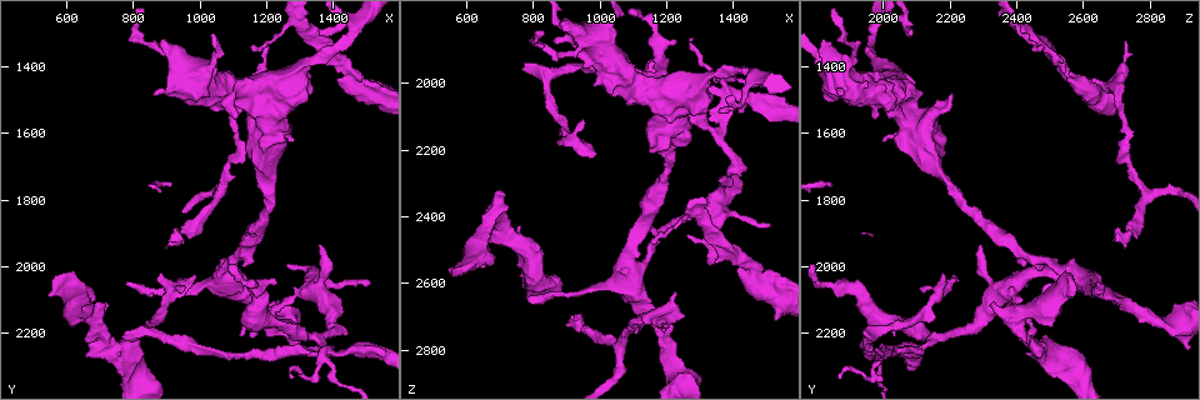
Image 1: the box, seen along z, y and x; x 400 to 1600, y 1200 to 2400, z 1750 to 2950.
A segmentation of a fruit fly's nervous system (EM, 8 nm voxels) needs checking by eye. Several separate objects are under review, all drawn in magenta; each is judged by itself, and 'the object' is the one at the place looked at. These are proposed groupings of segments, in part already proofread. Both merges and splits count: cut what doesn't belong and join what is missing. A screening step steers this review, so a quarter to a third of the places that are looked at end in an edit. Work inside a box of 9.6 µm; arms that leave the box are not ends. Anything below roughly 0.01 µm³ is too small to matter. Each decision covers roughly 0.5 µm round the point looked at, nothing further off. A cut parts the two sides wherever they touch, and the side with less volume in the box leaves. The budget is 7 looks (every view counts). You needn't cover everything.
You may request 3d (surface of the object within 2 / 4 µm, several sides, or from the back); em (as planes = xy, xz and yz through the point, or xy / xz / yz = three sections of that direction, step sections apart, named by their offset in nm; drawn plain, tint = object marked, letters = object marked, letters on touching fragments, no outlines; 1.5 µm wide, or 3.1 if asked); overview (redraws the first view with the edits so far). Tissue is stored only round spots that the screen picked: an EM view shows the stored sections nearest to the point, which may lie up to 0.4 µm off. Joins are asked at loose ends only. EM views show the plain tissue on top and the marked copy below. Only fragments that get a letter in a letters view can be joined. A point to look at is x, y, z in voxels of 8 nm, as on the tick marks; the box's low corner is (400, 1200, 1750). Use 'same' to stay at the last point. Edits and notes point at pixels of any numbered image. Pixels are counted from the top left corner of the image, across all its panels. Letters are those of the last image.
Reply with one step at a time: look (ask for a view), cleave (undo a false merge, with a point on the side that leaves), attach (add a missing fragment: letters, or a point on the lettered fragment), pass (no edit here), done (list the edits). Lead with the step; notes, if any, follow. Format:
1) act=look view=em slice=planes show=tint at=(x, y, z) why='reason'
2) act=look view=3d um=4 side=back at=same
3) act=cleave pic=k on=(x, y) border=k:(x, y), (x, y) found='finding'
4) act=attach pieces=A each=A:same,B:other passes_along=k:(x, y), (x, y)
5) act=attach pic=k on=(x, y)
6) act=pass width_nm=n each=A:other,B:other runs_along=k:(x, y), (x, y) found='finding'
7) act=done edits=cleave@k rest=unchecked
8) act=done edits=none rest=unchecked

act=look view=em slice=planes show=tint at=(1510, 2050, 2440) why='branch stops here'

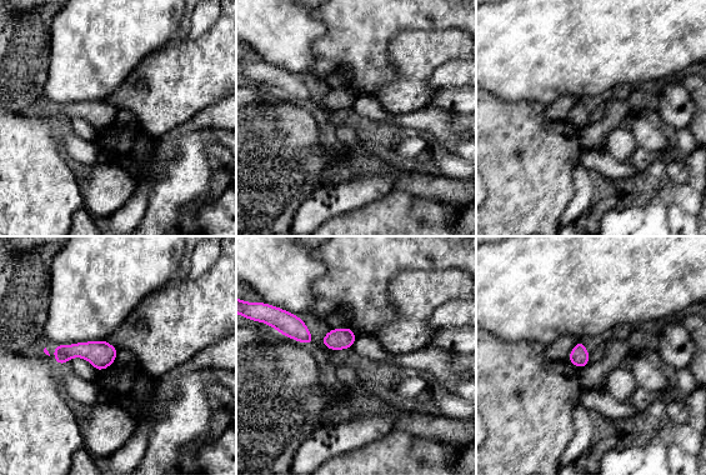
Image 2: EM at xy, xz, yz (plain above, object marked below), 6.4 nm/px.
act=look view=em slice=planes show=letters at=same why='see the neighbours'

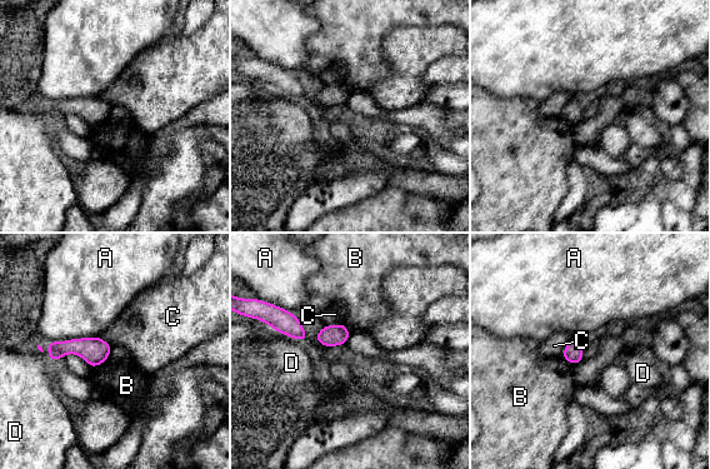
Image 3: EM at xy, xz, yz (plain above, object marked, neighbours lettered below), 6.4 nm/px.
act=pass width_nm=120 each=A:other,B:other,C:other,D:other border=3:(343, 323), (325, 325) found='none of them fits'

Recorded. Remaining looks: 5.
act=look view=em slice=planes show=letters at=(1230, 2170, 2880) why='sudden change in width'

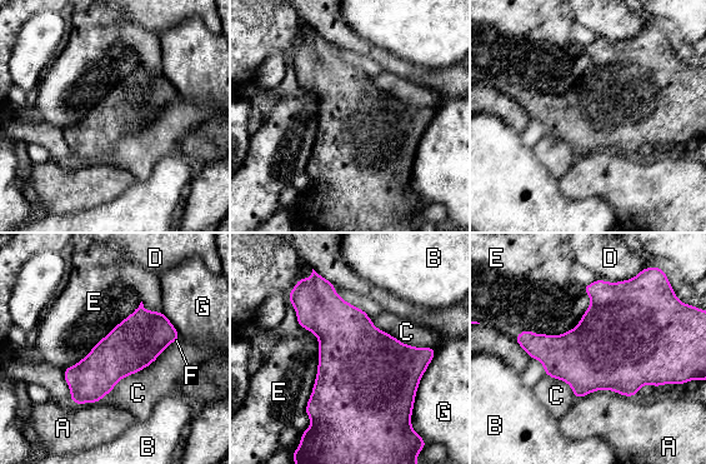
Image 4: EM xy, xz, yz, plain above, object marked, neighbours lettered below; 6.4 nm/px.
act=pass width_nm=320 each=A:other,B:other,C:other,D:other,E:other,F:other,G:other border=4:(299, 325), (318, 339), (304, 412) found='continuous, no second neuron'

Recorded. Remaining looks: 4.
act=look view=3d um=4 at=(780, 2190, 1940)

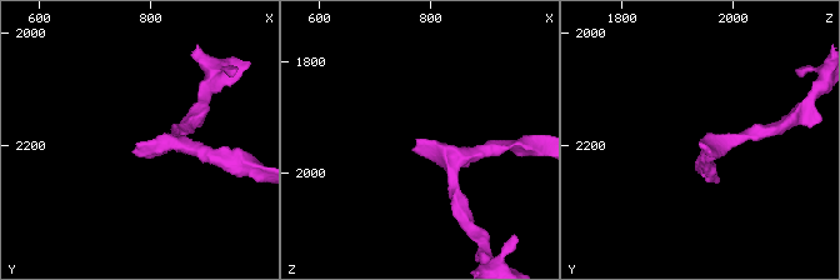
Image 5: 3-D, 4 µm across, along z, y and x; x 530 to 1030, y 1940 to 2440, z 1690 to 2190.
act=look view=em slice=planes show=letters at=(775, 2200, 1940)

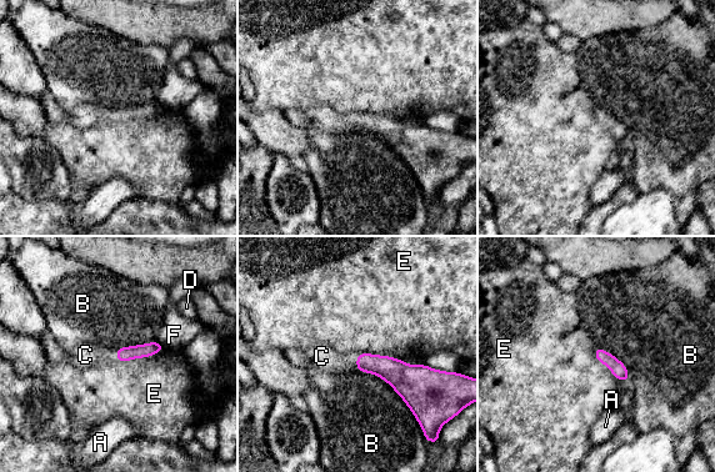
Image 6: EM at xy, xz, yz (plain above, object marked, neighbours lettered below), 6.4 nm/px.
act=attach pieces=C each=A:other,B:other,C:same,D:other,E:other,F:other found='the neuron continues'

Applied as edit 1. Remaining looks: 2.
act=done edits=attach@6 rest=unchecked

